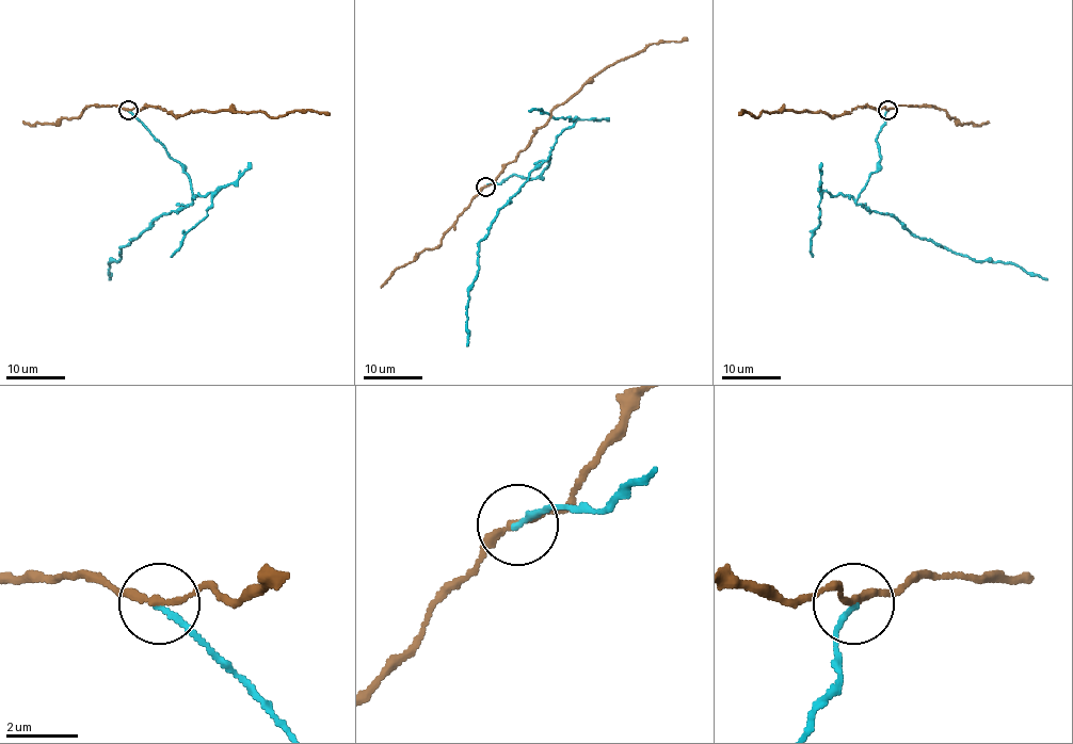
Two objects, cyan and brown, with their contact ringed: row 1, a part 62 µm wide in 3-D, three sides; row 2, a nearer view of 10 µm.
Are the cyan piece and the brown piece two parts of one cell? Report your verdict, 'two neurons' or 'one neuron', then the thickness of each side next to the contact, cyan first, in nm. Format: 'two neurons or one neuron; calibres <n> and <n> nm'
two neurons; calibres 150 and 180 nm

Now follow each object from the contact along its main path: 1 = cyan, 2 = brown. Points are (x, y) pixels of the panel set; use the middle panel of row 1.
1: (486, 187), (514, 175), (539, 176), (549, 155), (479, 243), (479, 272), (468, 291), (467, 346)
2: (486, 187), (515, 159), (548, 120), (550, 111), (572, 98), (594, 76), (652, 44), (681, 42), (687, 37)

